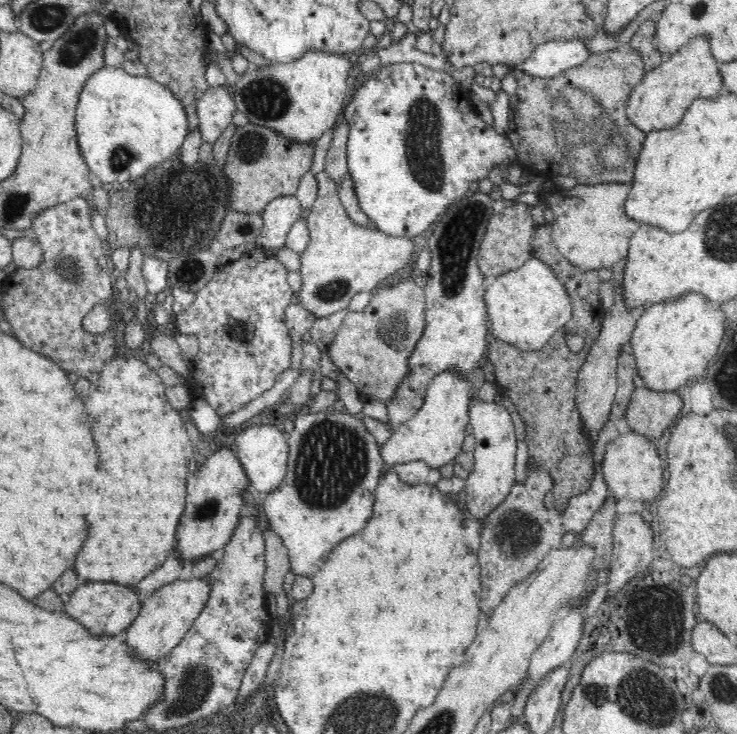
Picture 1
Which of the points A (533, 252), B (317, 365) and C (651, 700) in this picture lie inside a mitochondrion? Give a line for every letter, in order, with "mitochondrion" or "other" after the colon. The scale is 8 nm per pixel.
A: other
B: other
C: mitochondrion

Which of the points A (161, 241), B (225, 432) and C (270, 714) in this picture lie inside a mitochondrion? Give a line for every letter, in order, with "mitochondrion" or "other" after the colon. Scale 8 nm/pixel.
A: other
B: other
C: other

